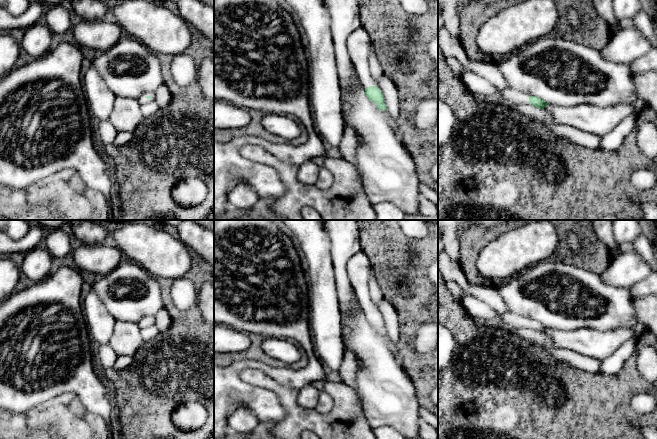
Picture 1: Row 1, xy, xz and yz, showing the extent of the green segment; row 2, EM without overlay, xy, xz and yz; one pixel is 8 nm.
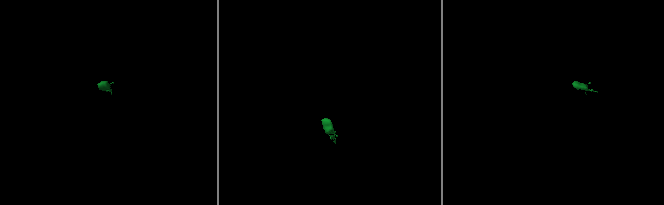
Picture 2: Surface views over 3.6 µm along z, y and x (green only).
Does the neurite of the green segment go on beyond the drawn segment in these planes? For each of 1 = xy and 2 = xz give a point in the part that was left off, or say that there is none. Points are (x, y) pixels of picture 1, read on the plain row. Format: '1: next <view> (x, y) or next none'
1: next none
2: next xz (358, 266)

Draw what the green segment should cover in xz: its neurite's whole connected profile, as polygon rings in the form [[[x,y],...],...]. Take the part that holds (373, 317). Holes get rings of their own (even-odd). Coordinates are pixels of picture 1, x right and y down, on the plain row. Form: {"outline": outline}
{"outline": [[[362,251],[353,255],[347,262],[347,275],[360,305],[367,311],[365,313],[366,320],[369,324],[377,328],[379,334],[385,336],[388,347],[393,353],[396,362],[402,367],[397,348],[387,336],[383,316],[373,309],[373,301],[369,294],[369,269],[369,259]]]}

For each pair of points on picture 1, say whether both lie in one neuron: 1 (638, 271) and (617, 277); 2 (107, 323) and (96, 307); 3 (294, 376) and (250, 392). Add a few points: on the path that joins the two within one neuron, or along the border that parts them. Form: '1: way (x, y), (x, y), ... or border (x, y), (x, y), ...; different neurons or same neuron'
1: way (633, 271), (622, 272); same neuron
2: way (103, 319), (96, 311); same neuron
3: way (274, 372), (257, 364), (244, 364), (237, 373); same neuron

